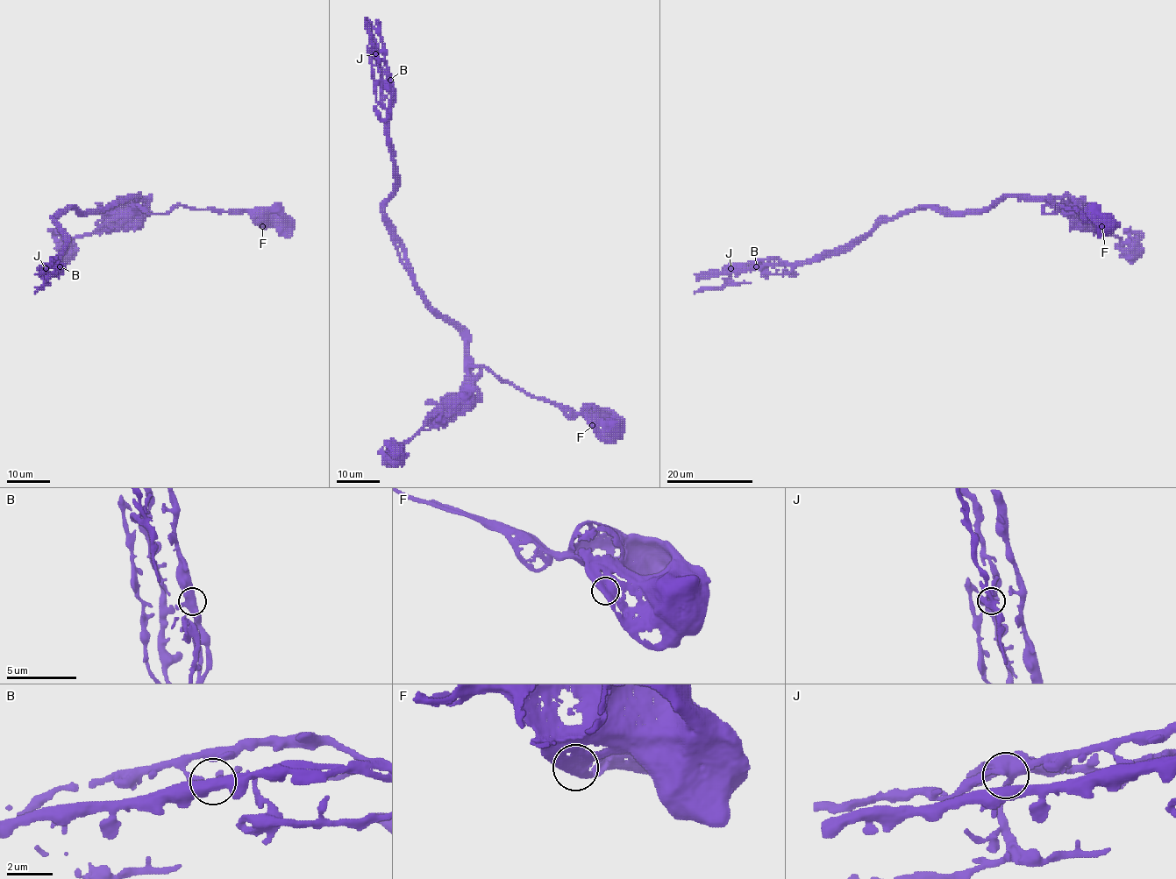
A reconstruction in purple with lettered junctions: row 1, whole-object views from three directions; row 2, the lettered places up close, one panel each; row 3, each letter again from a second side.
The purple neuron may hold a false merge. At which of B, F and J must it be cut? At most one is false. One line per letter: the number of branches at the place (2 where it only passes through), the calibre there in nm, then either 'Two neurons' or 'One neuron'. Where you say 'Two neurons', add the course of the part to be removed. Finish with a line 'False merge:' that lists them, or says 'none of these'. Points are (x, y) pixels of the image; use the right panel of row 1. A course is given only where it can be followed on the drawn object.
B: Branches: 3. Thickness 440 nm. Two neurons. Course of the part to remove: (756, 266), (807, 262), (903, 212), (1012, 196), (1059, 198), (1123, 253), (1131, 238)
F: Branches: 3. Thickness 420 nm. One neuron
J: Branches: 3. Thickness 440 nm. One neuron
False merge: B

